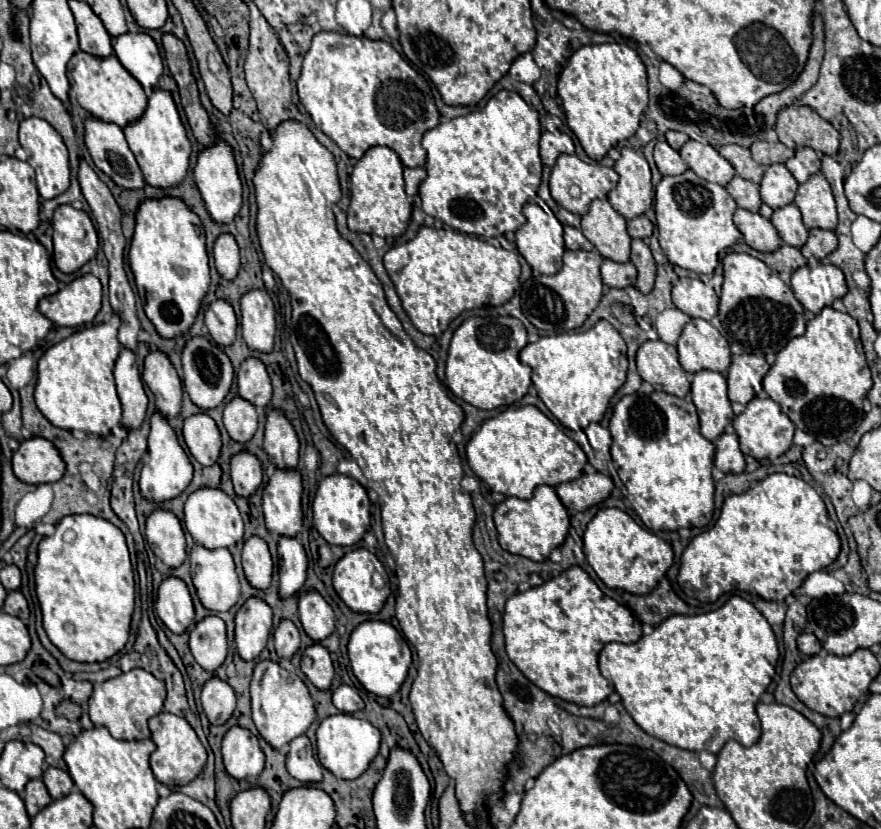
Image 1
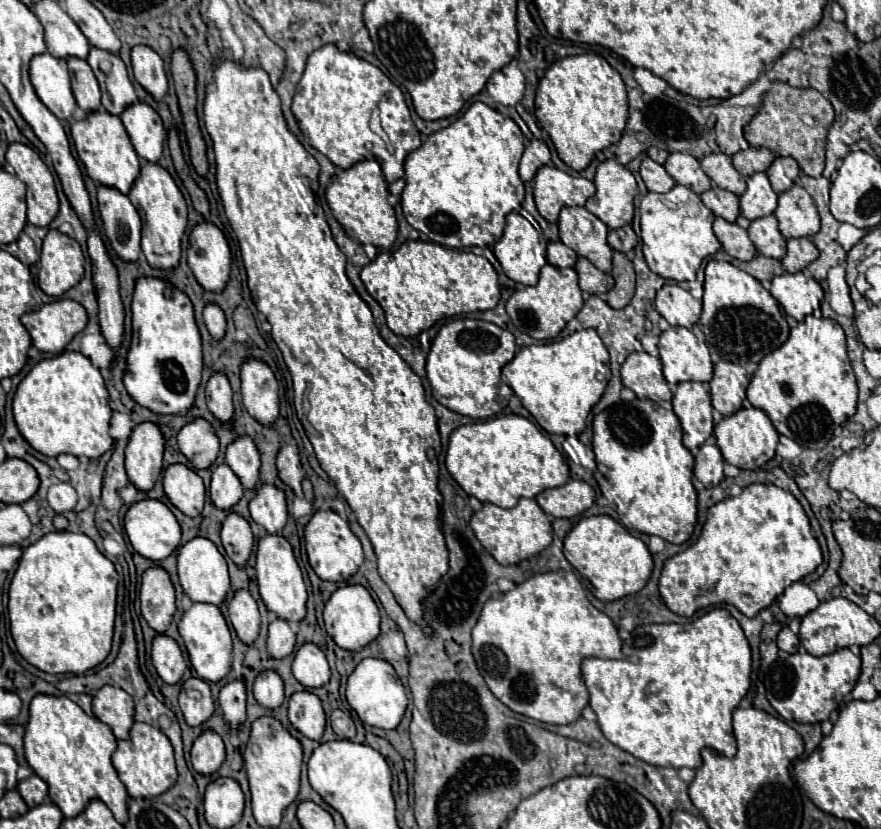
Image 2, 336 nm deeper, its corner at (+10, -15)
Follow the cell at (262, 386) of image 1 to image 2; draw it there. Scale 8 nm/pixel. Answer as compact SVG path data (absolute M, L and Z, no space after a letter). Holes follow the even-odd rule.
M238 435L226 447L226 463L240 477L244 487L256 487L258 469L260 469L260 453L250 435Z

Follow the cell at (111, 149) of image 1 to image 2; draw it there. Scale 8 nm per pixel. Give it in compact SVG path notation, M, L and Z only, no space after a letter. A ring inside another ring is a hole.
M98 185L98 211L104 221L104 231L114 251L124 261L136 261L140 255L142 219L136 207L116 187Z

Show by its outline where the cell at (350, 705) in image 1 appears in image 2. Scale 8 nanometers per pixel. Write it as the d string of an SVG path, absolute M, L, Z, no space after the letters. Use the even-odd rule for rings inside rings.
M332 711L330 723L332 723L334 733L336 733L340 739L352 739L352 737L356 735L354 721L352 721L352 717L350 717L348 713L344 713L344 711Z

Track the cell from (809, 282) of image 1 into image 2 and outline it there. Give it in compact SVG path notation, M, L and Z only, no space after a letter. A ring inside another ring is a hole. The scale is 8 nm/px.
M782 273L774 277L770 293L784 307L786 315L792 315L796 321L812 315L824 297L820 283L804 273Z

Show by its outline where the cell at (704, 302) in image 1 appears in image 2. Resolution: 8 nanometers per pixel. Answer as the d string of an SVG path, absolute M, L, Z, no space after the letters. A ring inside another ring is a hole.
M666 283L656 293L656 309L672 327L692 329L702 313L702 301L696 301L676 283Z

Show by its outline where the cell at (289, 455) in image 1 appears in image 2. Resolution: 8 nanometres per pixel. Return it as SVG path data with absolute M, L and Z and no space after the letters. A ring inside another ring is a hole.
M260 485L250 501L250 515L258 525L264 525L268 533L278 533L286 525L286 495L276 485Z

